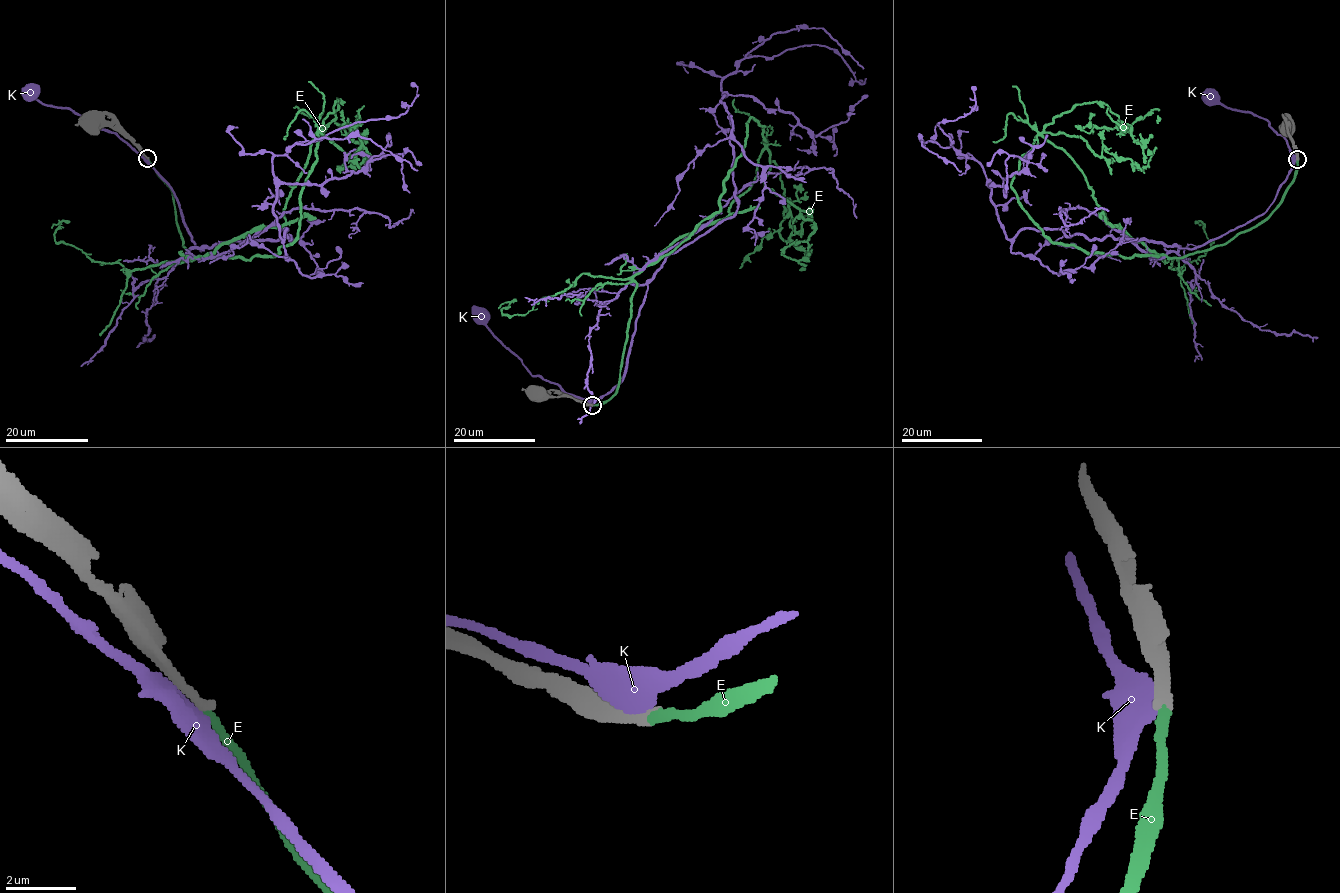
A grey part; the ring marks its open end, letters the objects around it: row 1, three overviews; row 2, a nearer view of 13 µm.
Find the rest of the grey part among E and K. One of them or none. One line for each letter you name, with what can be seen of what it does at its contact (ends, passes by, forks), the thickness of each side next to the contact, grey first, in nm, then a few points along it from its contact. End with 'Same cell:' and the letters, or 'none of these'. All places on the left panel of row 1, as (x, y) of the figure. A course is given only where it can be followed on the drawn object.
E: it ends there; 340 nm thick on the grey side, 280 nm on the other; it runs (148, 158), (191, 260), (280, 226), (318, 132), (369, 154), (340, 167), (362, 146)
Same cell: E

